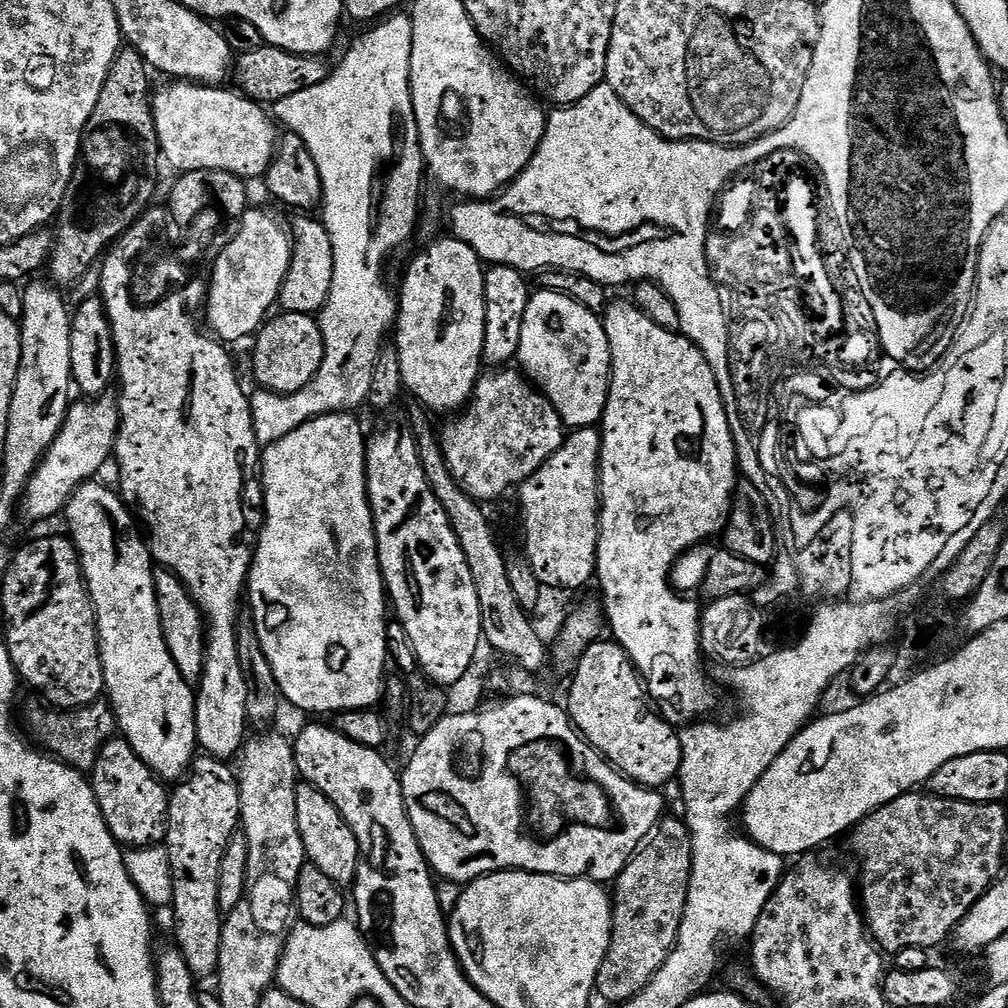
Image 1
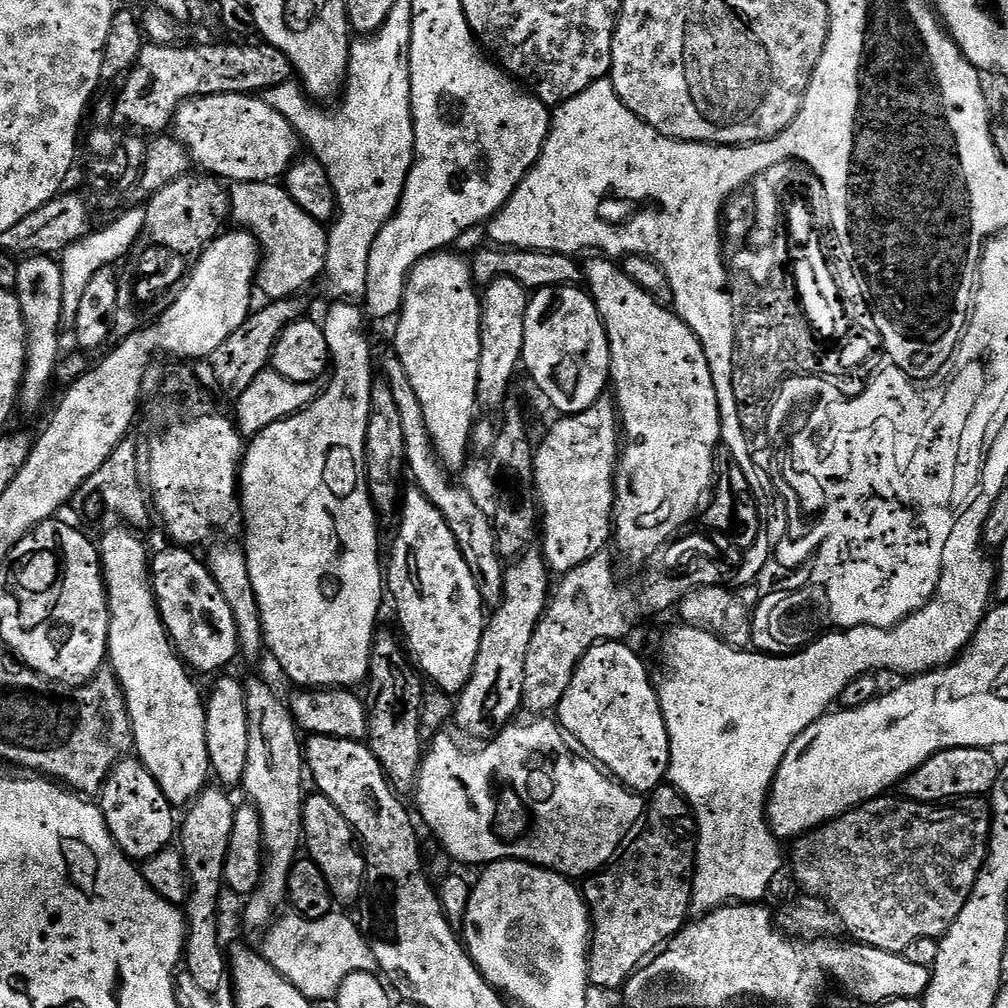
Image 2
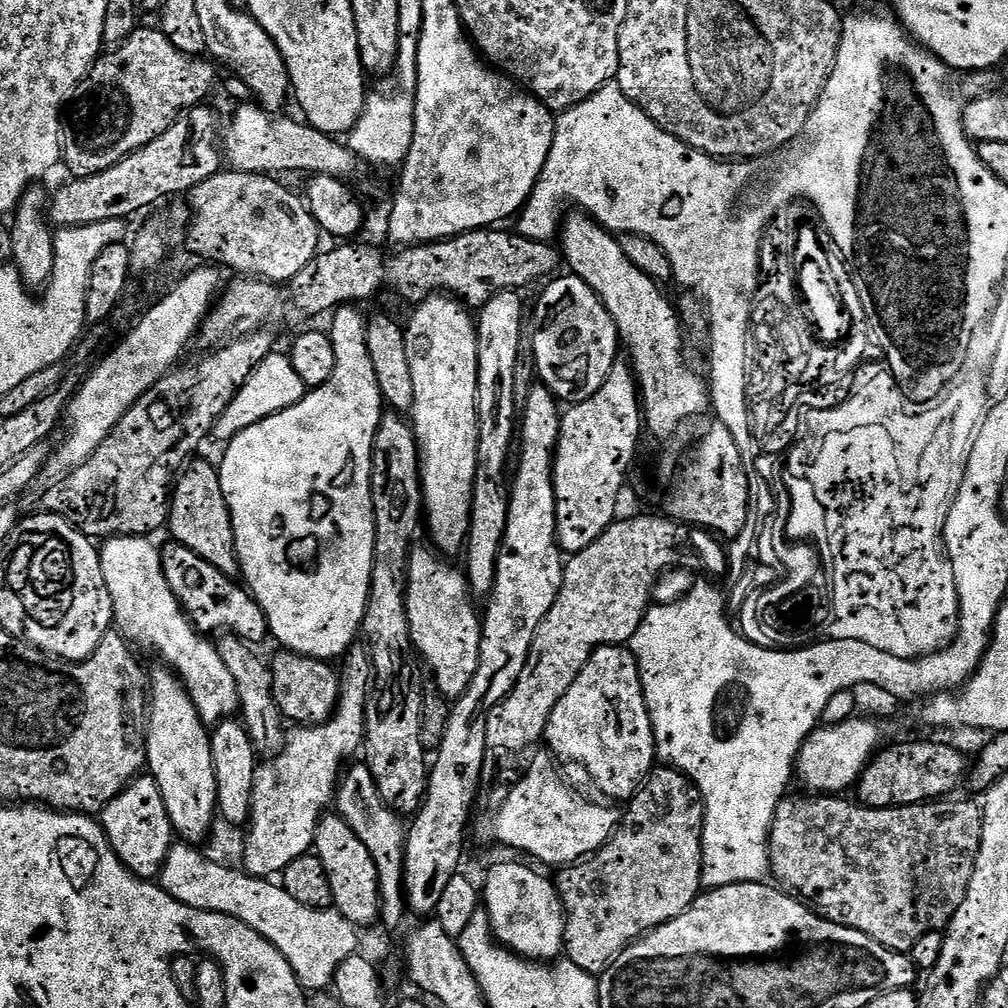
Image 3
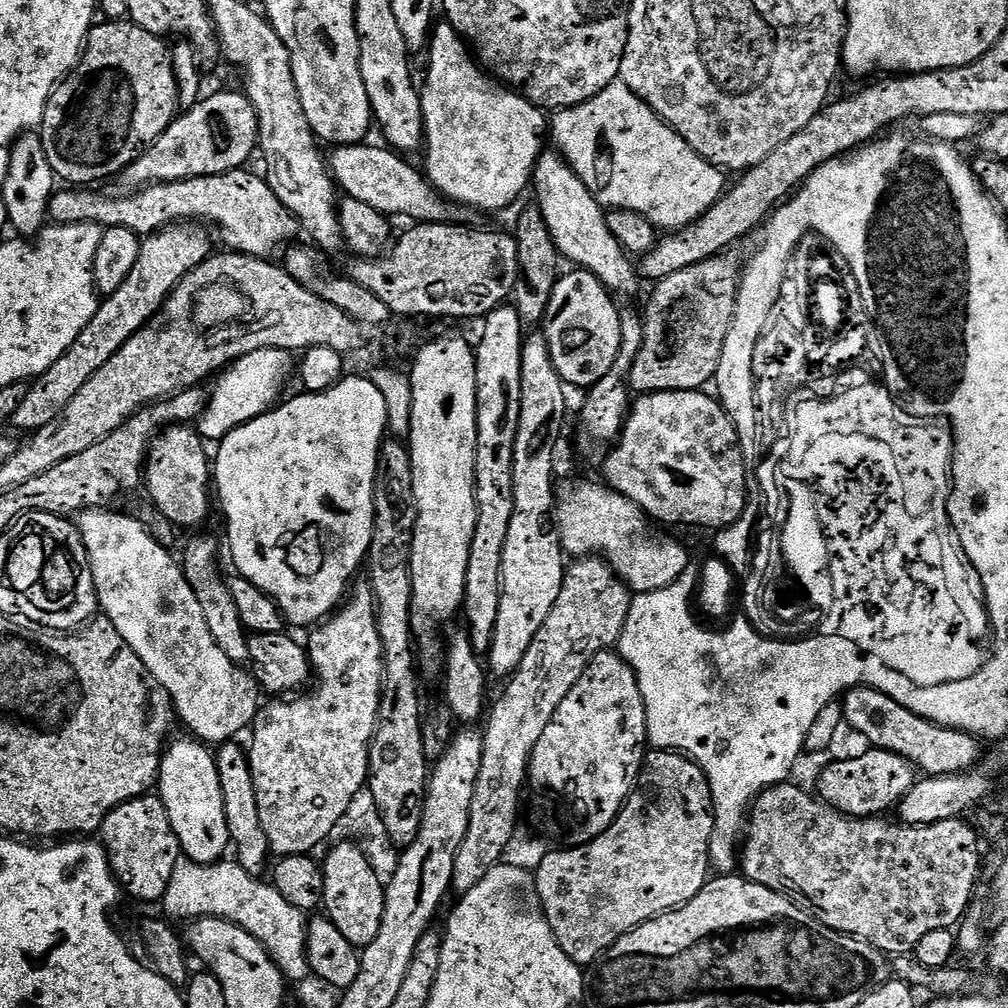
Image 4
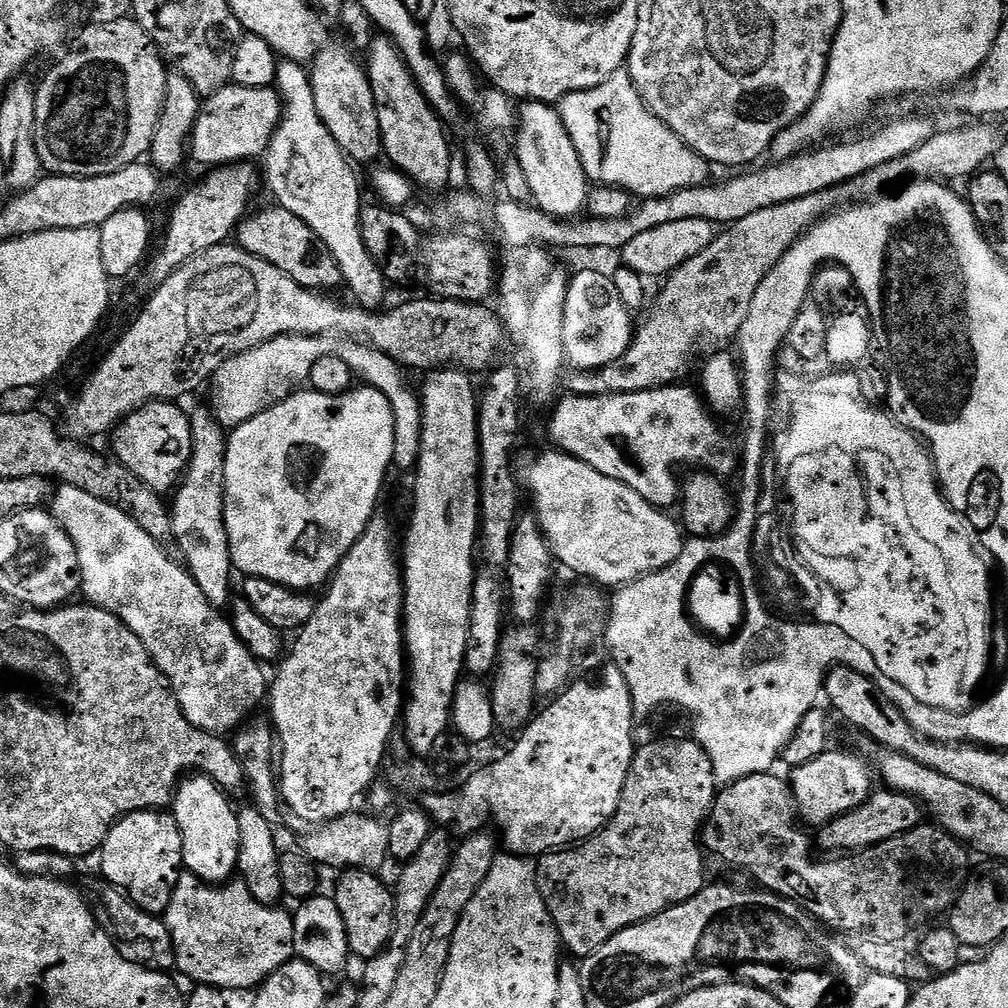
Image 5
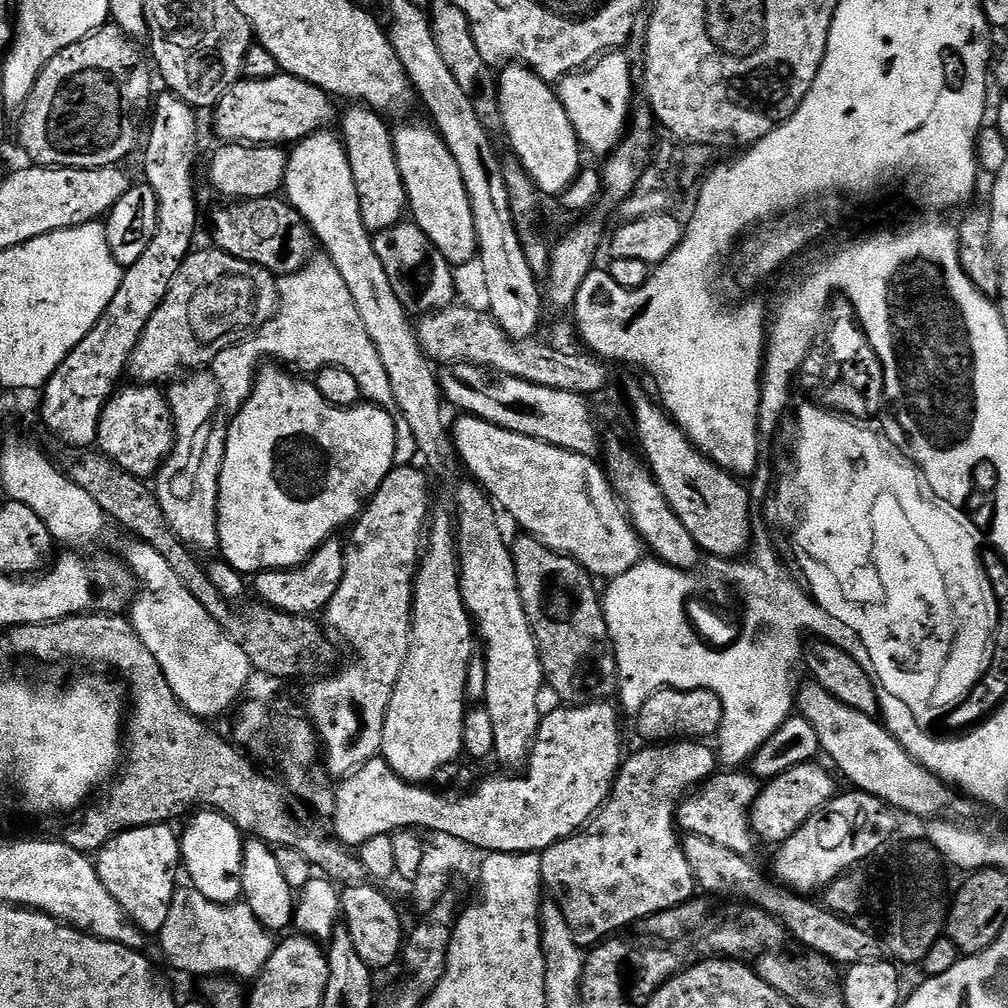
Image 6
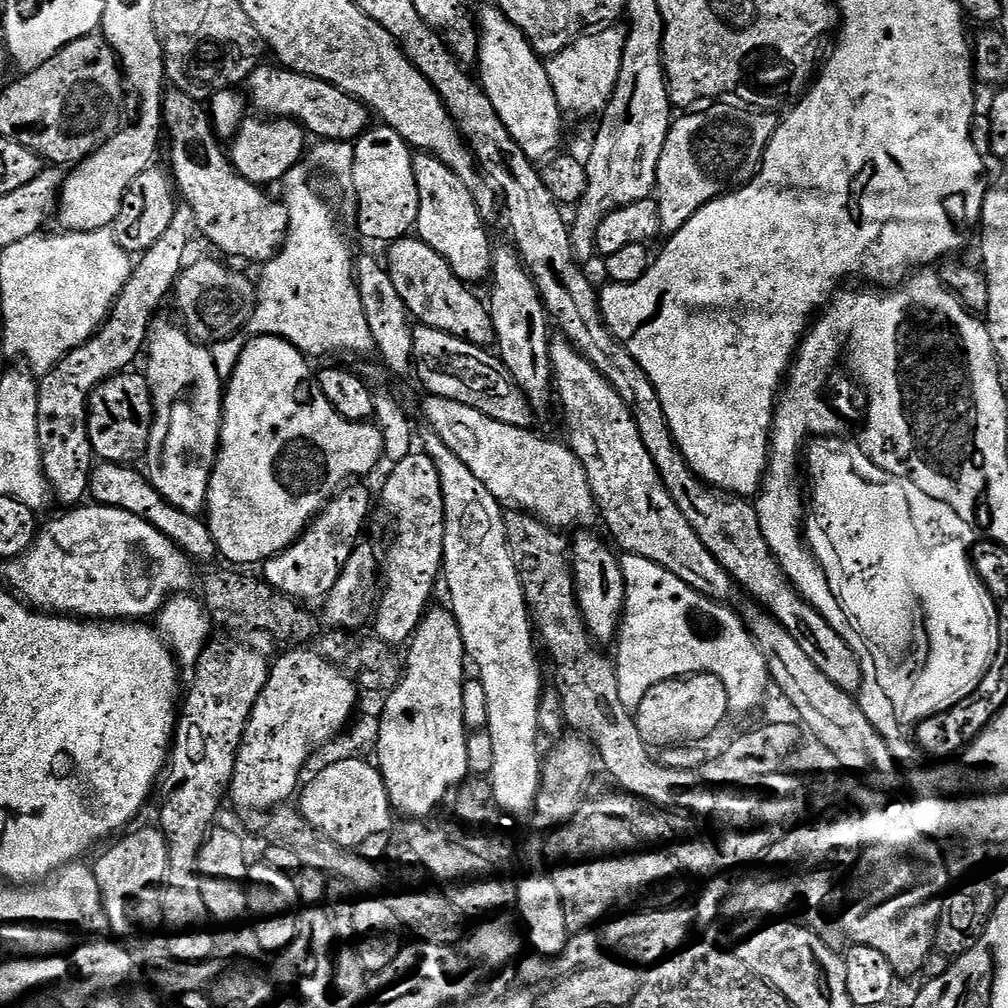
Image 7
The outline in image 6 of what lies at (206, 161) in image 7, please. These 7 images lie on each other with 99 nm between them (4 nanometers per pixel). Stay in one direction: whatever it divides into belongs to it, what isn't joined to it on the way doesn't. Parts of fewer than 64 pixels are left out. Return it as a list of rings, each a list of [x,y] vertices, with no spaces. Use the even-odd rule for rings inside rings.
[[[287,199],[240,200],[229,204],[232,204],[229,208],[220,208],[212,216],[211,243],[221,252],[262,266],[277,278],[302,270],[313,259],[318,241]]]

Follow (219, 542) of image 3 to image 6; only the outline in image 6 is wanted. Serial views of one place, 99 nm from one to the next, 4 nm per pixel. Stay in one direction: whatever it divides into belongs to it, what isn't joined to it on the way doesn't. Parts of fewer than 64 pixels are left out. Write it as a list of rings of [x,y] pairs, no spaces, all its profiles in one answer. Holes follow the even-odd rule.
[[[141,383],[132,387],[136,388],[121,387],[109,396],[98,422],[96,444],[99,451],[122,466],[122,470],[141,478],[152,478],[172,453],[176,428],[172,424],[168,397],[163,391],[159,392],[159,387]]]

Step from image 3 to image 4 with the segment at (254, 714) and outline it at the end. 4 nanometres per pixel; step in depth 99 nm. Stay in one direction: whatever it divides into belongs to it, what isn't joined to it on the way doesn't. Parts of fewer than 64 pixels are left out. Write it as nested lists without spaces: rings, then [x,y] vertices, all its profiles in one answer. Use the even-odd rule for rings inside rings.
[[[196,536],[188,544],[182,559],[184,577],[190,582],[194,594],[198,598],[198,606],[202,606],[202,616],[206,618],[206,626],[210,626],[210,634],[214,634],[214,642],[222,646],[226,658],[238,665],[248,659],[248,637],[242,618],[238,614],[238,606],[228,589],[228,580],[220,577],[220,560],[216,557],[216,540],[212,536]]]

